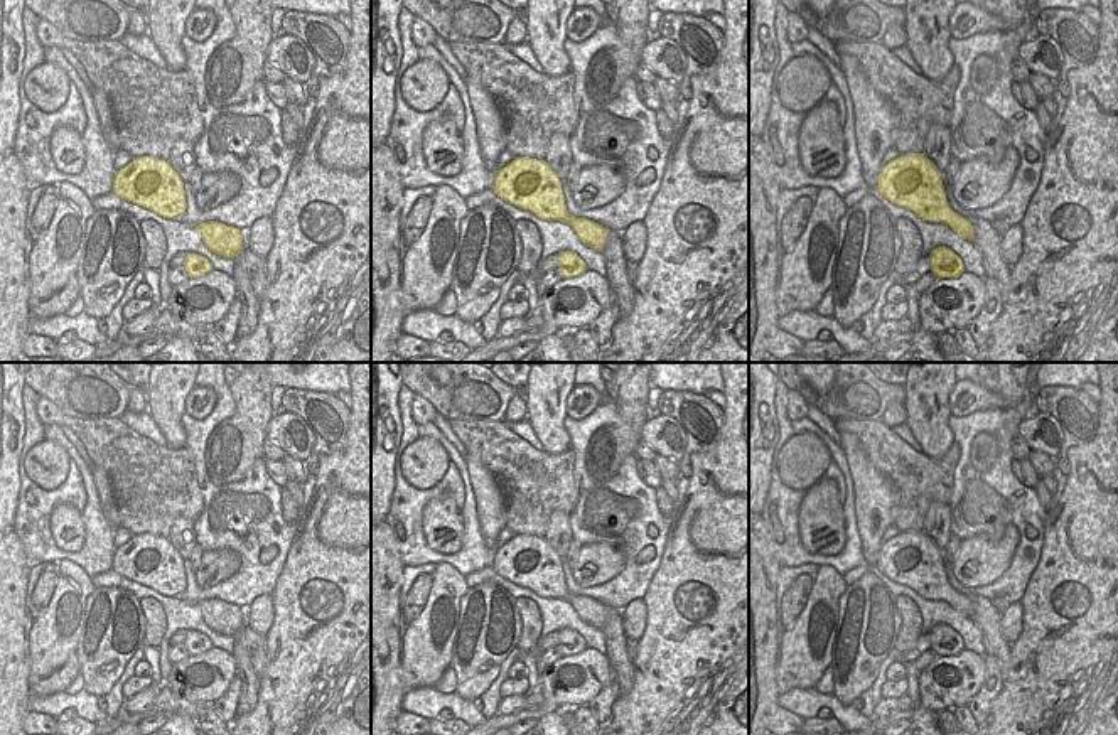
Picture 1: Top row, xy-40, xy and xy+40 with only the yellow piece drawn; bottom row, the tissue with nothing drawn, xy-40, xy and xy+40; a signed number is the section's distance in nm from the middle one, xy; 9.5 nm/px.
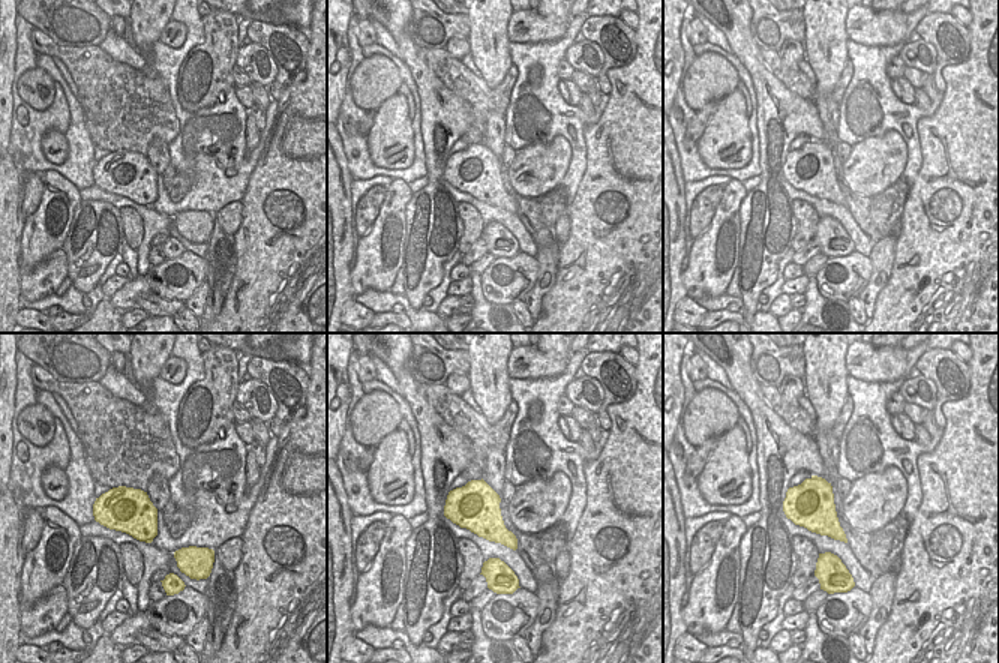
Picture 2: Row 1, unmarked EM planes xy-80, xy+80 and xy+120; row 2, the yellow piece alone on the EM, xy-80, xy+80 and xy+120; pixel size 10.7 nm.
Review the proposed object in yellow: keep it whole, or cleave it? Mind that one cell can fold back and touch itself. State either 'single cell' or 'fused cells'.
single cell

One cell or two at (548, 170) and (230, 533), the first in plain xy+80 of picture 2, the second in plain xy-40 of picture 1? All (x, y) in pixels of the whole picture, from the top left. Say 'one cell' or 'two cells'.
two cells

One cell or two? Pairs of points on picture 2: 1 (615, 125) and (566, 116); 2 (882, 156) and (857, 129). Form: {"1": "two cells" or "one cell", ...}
{"1": "two cells", "2": "two cells"}

